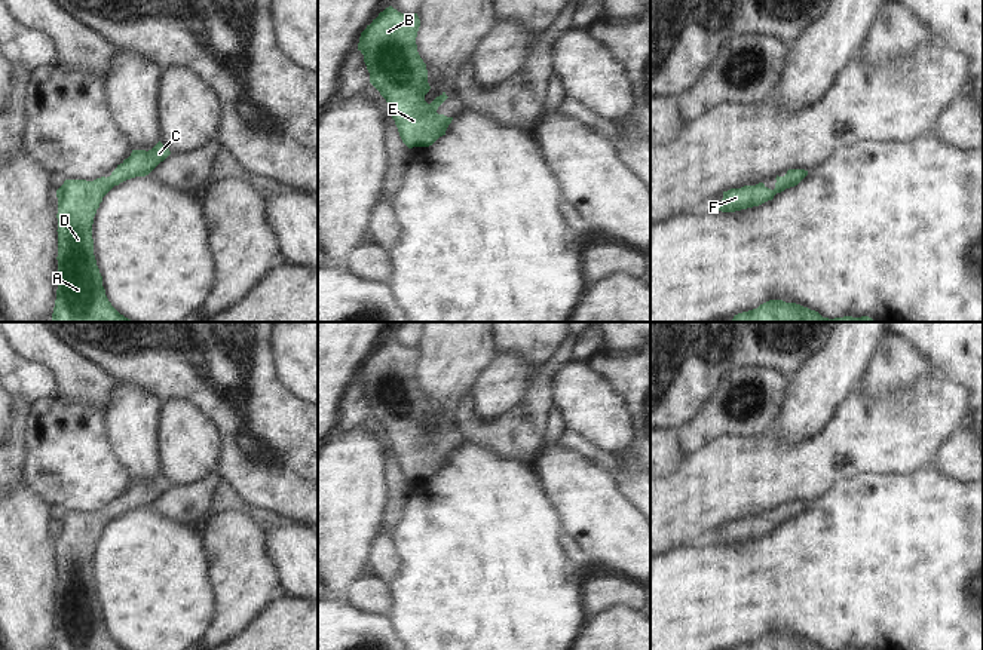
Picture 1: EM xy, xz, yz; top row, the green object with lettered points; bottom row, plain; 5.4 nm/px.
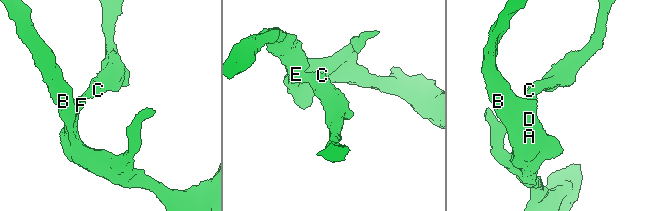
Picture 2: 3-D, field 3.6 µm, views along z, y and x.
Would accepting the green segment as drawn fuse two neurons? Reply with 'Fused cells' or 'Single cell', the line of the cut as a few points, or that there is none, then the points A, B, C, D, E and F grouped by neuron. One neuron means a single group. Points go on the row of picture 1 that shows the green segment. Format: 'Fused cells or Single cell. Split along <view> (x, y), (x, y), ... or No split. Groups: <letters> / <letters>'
Single cell. No split. Groups: A B C D E F

